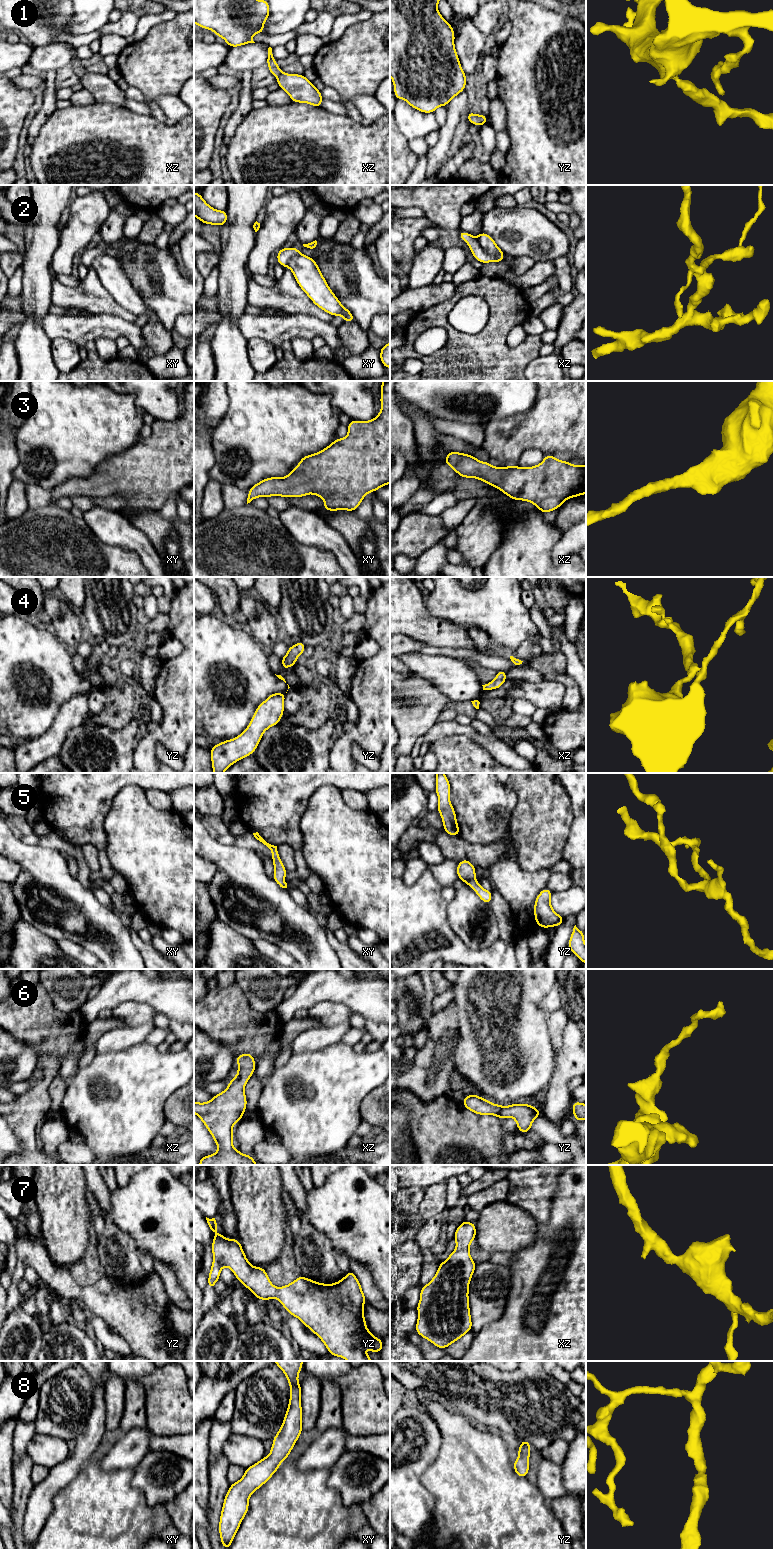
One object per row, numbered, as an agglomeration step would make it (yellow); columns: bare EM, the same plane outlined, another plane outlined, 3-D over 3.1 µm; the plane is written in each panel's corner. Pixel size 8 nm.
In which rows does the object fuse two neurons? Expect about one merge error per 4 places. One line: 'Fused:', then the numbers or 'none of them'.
Fused: 2, 6

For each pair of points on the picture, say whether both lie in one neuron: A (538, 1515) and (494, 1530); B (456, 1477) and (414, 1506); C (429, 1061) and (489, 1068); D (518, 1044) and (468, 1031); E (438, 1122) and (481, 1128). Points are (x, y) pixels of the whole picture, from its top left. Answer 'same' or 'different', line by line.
A: same
B: different
C: different
D: same
E: same

